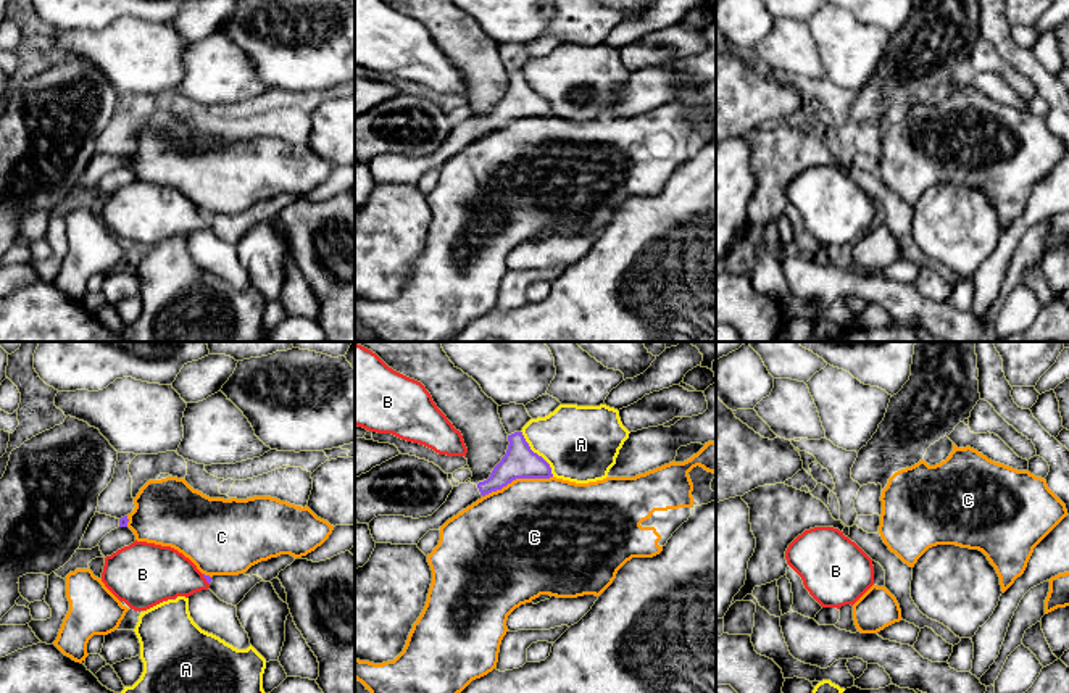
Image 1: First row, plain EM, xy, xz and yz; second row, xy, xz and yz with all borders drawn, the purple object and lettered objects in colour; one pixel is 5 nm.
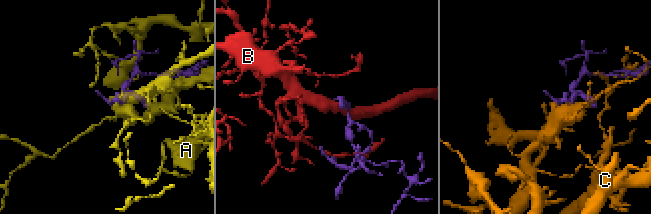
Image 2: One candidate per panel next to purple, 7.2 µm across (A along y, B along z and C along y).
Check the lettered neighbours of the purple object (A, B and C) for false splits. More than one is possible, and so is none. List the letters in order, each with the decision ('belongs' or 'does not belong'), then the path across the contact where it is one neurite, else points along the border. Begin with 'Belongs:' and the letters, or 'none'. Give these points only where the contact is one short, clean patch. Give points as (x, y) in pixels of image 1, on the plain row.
Belongs: none
A: does not belong
B: does not belong
C: does not belong

